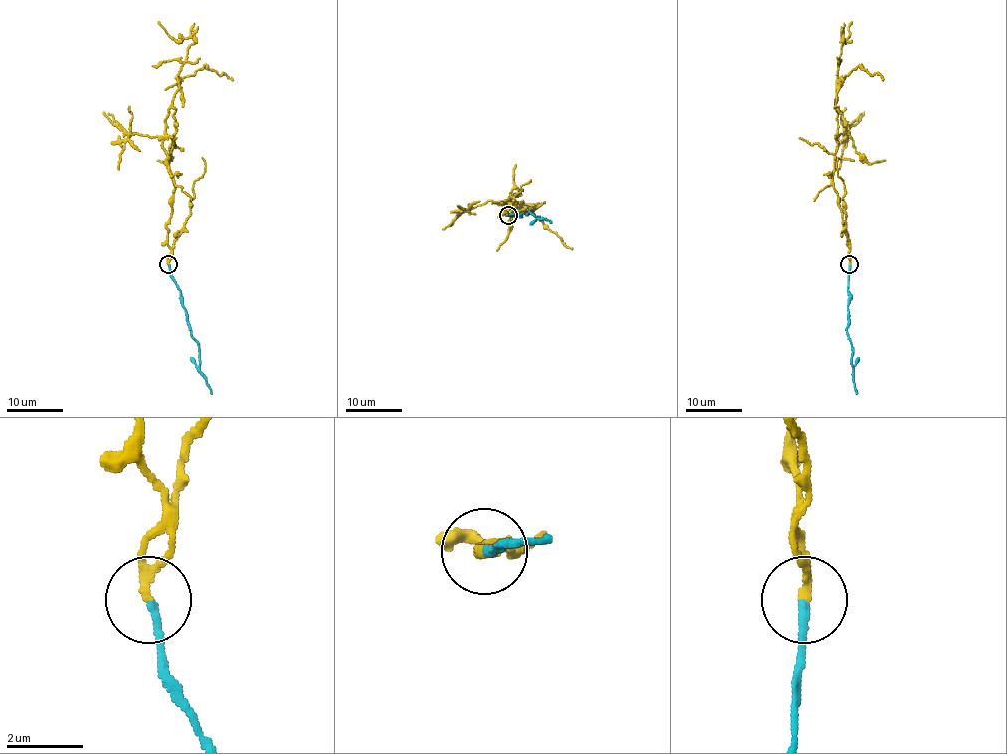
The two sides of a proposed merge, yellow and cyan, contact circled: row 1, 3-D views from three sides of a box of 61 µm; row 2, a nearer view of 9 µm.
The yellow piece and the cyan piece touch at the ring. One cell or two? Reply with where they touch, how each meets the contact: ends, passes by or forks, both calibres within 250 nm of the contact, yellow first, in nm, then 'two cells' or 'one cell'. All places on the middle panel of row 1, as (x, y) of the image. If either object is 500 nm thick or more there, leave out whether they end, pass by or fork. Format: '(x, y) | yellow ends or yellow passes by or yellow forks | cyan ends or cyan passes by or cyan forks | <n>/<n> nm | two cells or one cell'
(508, 215) | yellow passes by | cyan ends | 170/200 nm | two cells

